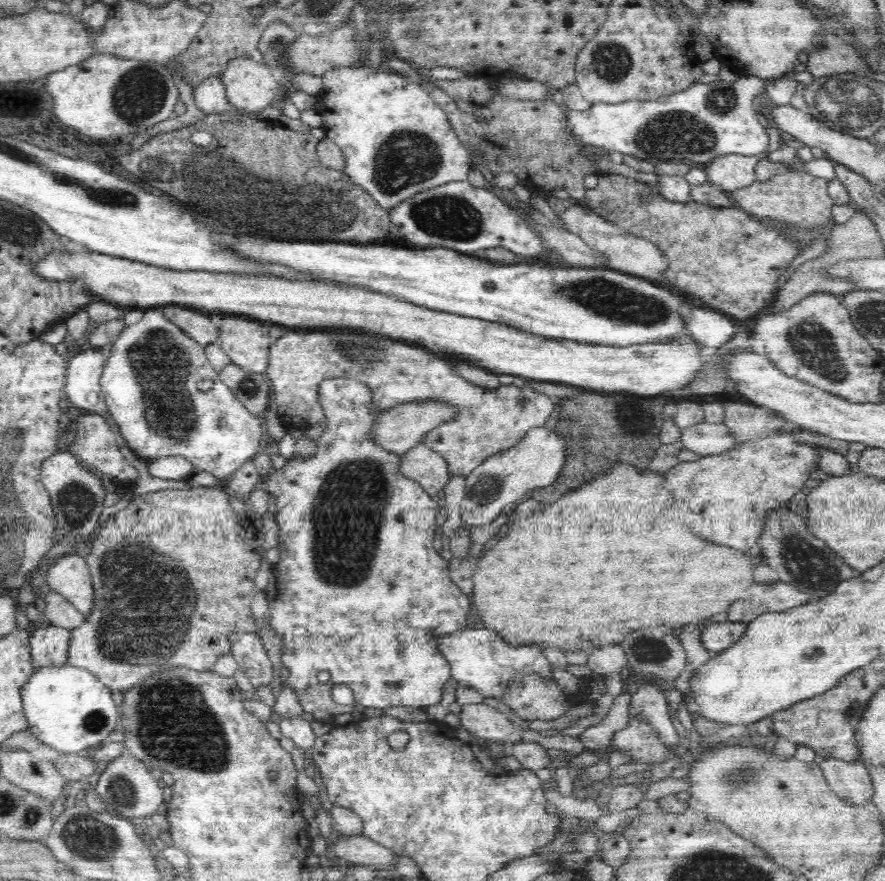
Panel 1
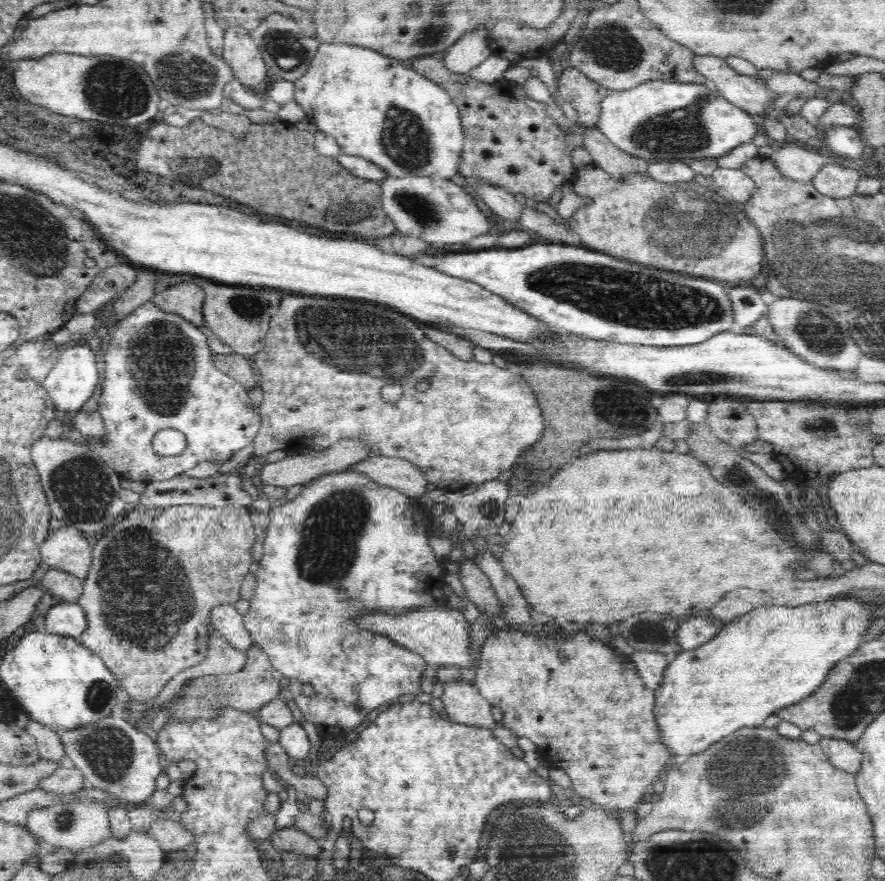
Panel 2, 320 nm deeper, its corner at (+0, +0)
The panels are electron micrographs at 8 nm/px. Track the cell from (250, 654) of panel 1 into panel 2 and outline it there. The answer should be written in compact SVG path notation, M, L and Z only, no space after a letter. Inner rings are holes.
M219 604L214 606L210 611L210 620L211 625L233 648L247 652L254 646L250 633L243 625L243 616L234 605Z

